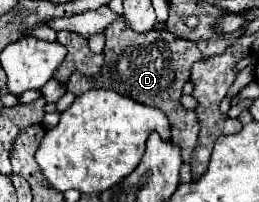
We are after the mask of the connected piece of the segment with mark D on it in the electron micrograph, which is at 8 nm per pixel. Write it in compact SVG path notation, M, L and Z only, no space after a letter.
M116 18L106 30L106 46L104 46L104 64L100 68L100 74L96 78L88 78L82 72L74 72L70 76L70 82L66 88L70 88L72 94L82 96L86 90L92 88L104 88L104 90L114 90L122 96L128 96L140 104L160 108L172 126L172 142L182 148L182 160L190 162L190 154L196 146L198 138L198 116L194 110L186 110L180 102L182 98L182 88L190 78L190 66L192 62L204 58L204 56L216 56L228 50L232 44L230 40L200 40L200 42L190 42L182 38L174 38L172 42L166 44L166 32L162 30L152 30L146 34L138 34L130 30L124 24L124 18Z

